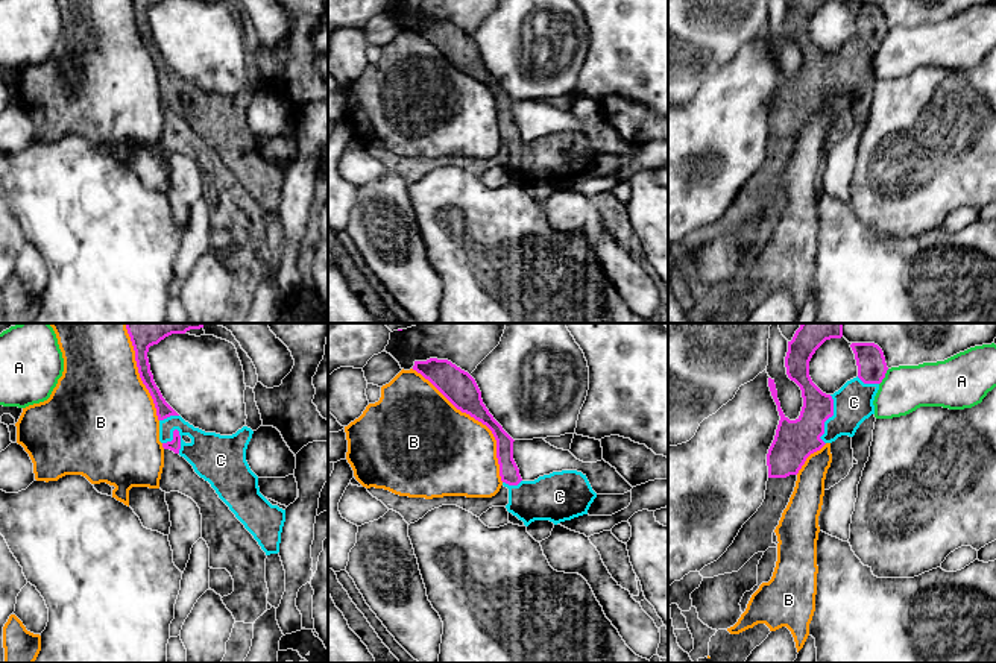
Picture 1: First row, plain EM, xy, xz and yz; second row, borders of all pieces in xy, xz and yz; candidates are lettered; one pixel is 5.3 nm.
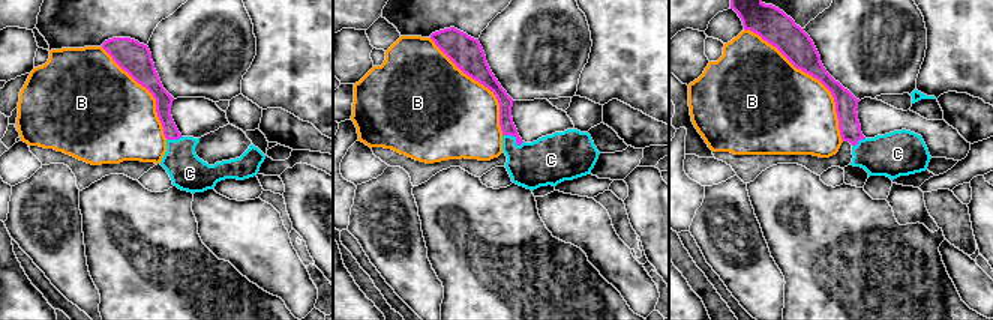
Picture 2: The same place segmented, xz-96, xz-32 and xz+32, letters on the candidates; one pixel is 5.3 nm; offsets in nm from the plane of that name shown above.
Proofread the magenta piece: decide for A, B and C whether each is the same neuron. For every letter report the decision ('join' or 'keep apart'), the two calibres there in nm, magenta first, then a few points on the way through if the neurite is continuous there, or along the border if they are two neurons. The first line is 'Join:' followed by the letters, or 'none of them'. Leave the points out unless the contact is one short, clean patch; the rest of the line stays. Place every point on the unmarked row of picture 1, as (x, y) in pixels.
Join: C
A: keep apart; calibres 160 and 240 nm; border yz (888, 29), (879, 44)
B: keep apart; calibres 180 and 460 nm
C: join; calibres 220 and 200 nm

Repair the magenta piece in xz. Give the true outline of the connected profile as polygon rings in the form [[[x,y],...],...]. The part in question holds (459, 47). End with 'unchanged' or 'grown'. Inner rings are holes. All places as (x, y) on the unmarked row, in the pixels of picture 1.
[[[448,20],[414,21],[413,30],[428,39],[457,70],[486,85],[496,100],[503,146],[509,149],[507,171],[528,187],[534,181],[554,185],[588,174],[597,153],[577,130],[553,132],[524,141],[513,120],[513,99],[493,79],[481,59],[475,39]]]; grown

